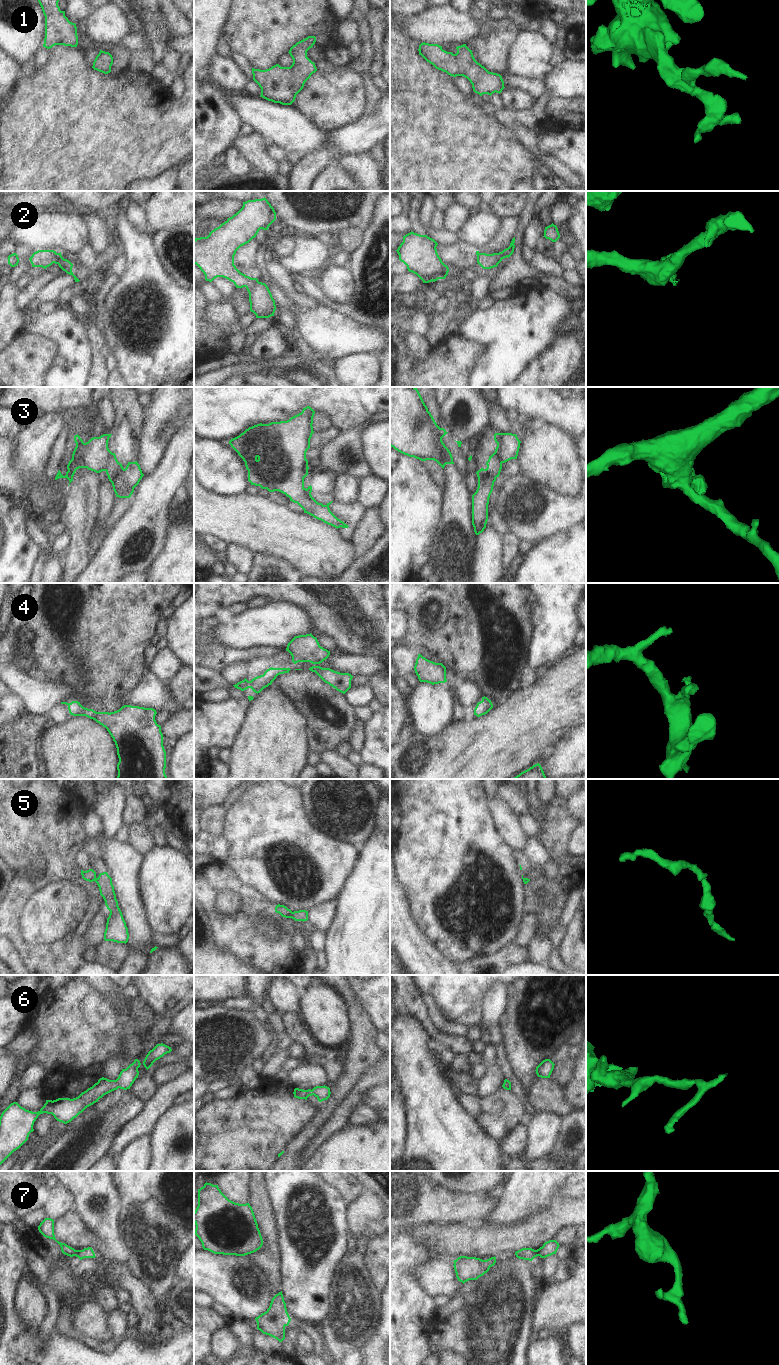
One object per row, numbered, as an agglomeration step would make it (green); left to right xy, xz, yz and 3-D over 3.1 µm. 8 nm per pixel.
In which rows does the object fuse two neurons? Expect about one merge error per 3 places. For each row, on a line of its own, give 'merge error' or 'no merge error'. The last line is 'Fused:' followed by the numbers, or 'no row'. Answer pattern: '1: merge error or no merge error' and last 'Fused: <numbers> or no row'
1: no merge error
2: no merge error
3: merge error
4: no merge error
5: merge error
6: no merge error
7: no merge error
Fused: 3, 5

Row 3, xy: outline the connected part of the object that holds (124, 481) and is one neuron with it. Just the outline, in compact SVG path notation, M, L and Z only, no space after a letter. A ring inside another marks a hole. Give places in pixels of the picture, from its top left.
M116 455L112 456L110 466L106 469L109 481L112 483L116 497L130 498L134 488L144 476L137 461L128 462L124 469L118 462Z

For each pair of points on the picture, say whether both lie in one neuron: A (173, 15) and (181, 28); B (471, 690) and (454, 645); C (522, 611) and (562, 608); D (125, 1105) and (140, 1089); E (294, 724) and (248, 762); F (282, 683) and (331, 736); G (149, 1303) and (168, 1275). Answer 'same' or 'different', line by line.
A: same
B: different
C: different
D: different
E: same
F: same
G: different

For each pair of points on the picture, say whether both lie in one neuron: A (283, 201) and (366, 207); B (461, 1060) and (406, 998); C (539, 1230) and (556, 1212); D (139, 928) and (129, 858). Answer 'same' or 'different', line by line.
A: same
B: different
C: same
D: same

